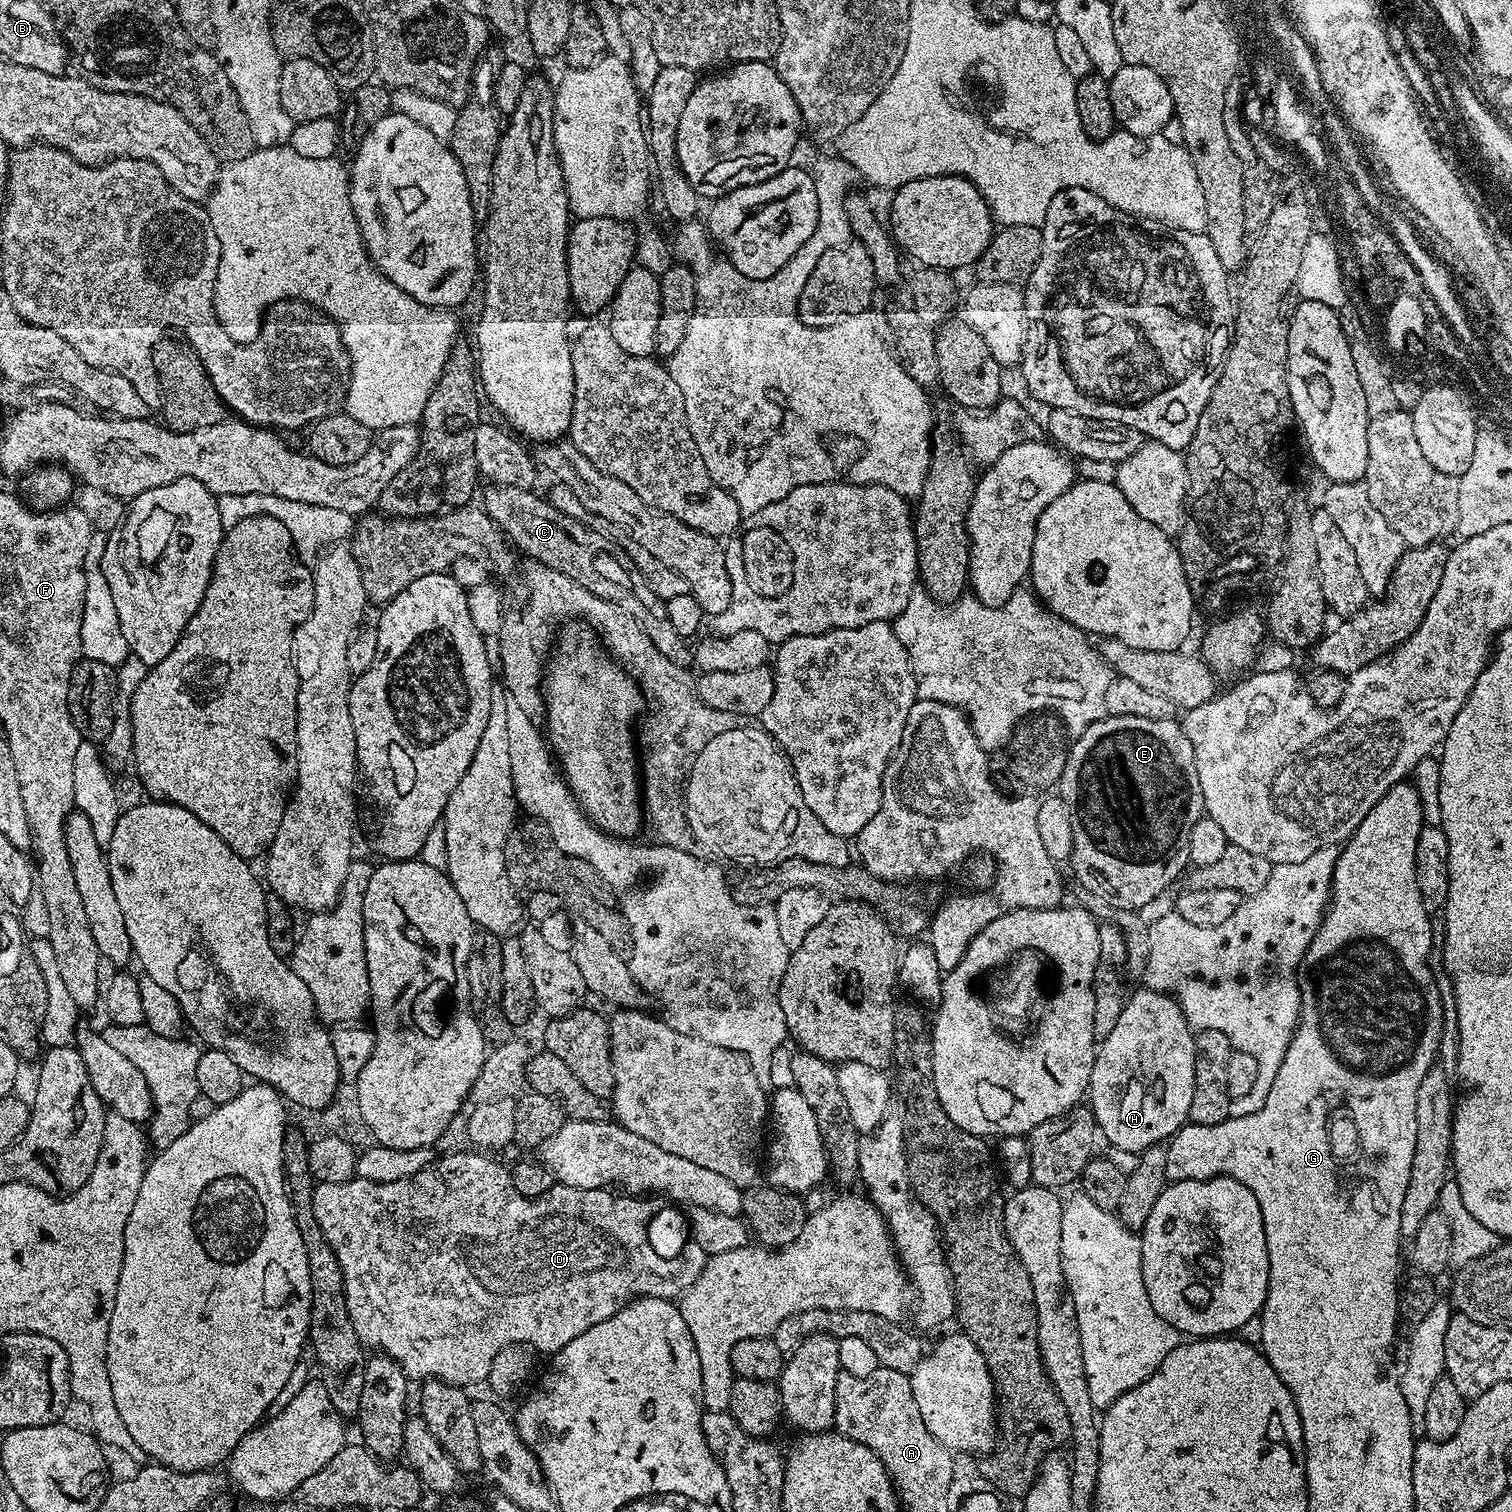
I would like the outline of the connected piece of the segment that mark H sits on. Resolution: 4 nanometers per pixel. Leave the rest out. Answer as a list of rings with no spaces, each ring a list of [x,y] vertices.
[[[1147,986],[1141,987],[1141,992],[1136,992],[1127,997],[1124,1002],[1122,1015],[1118,1017],[1118,1023],[1115,1024],[1114,1030],[1110,1030],[1110,1035],[1104,1040],[1099,1041],[1096,1049],[1096,1061],[1092,1067],[1090,1074],[1090,1082],[1088,1083],[1087,1099],[1090,1101],[1090,1107],[1094,1118],[1096,1119],[1096,1127],[1099,1135],[1109,1140],[1109,1145],[1118,1150],[1126,1150],[1127,1152],[1142,1153],[1150,1146],[1155,1144],[1163,1144],[1171,1140],[1179,1128],[1183,1128],[1189,1123],[1188,1115],[1190,1114],[1190,1101],[1194,1099],[1194,1066],[1196,1065],[1196,1038],[1192,1028],[1186,1022],[1183,1010],[1174,996],[1169,996],[1167,992],[1155,992],[1153,988]]]

